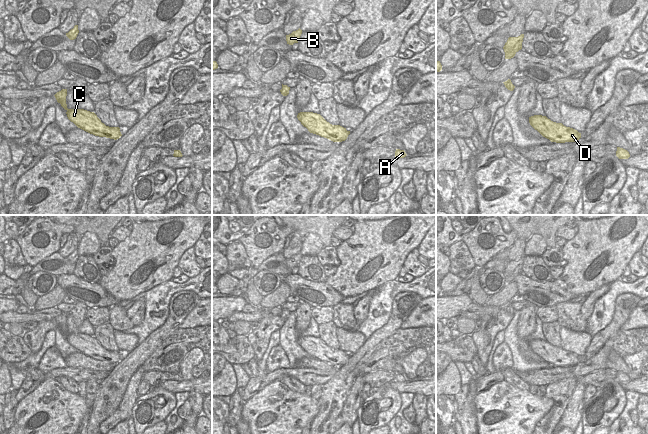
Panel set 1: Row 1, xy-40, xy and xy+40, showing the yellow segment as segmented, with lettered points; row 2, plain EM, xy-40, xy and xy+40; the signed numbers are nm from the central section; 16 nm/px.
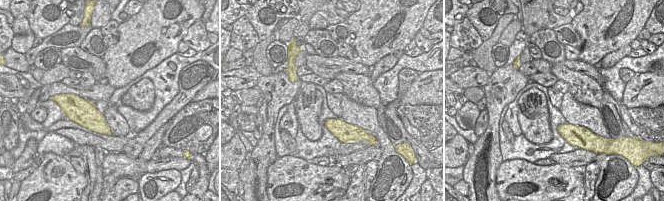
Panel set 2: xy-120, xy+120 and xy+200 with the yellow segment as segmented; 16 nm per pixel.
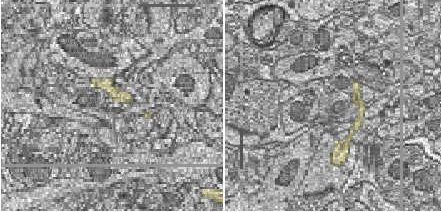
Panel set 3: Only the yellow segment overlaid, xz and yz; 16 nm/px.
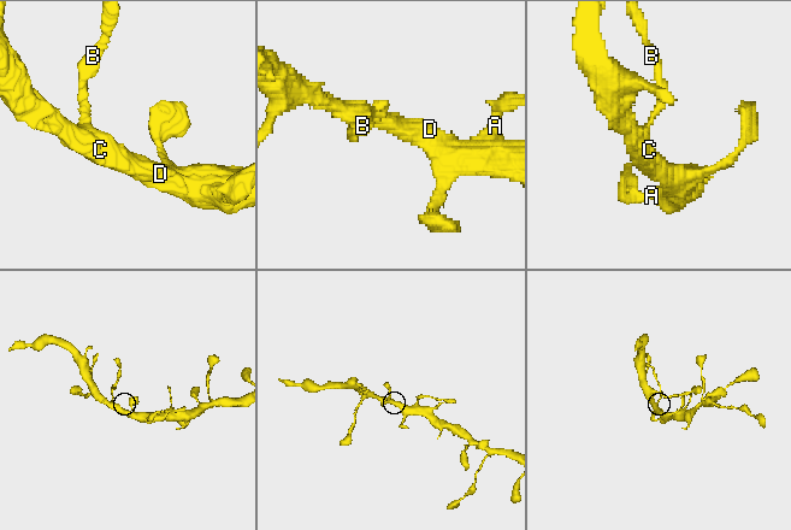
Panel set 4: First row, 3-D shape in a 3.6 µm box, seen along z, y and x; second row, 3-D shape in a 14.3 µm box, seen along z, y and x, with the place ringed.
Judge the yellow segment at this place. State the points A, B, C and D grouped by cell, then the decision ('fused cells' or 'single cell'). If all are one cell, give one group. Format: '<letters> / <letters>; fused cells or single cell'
A B C D; single cell

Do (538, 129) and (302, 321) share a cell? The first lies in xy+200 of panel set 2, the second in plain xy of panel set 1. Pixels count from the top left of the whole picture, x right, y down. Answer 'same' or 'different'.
same

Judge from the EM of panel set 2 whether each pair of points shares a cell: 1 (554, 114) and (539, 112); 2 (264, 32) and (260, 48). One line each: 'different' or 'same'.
1: different
2: different

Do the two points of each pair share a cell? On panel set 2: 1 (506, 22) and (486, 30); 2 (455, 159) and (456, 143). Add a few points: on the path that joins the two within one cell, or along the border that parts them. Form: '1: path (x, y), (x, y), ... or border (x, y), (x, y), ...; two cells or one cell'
1: border (515, 14), (504, 14), (492, 34), (483, 42); two cells
2: path (454, 155), (455, 147); one cell

